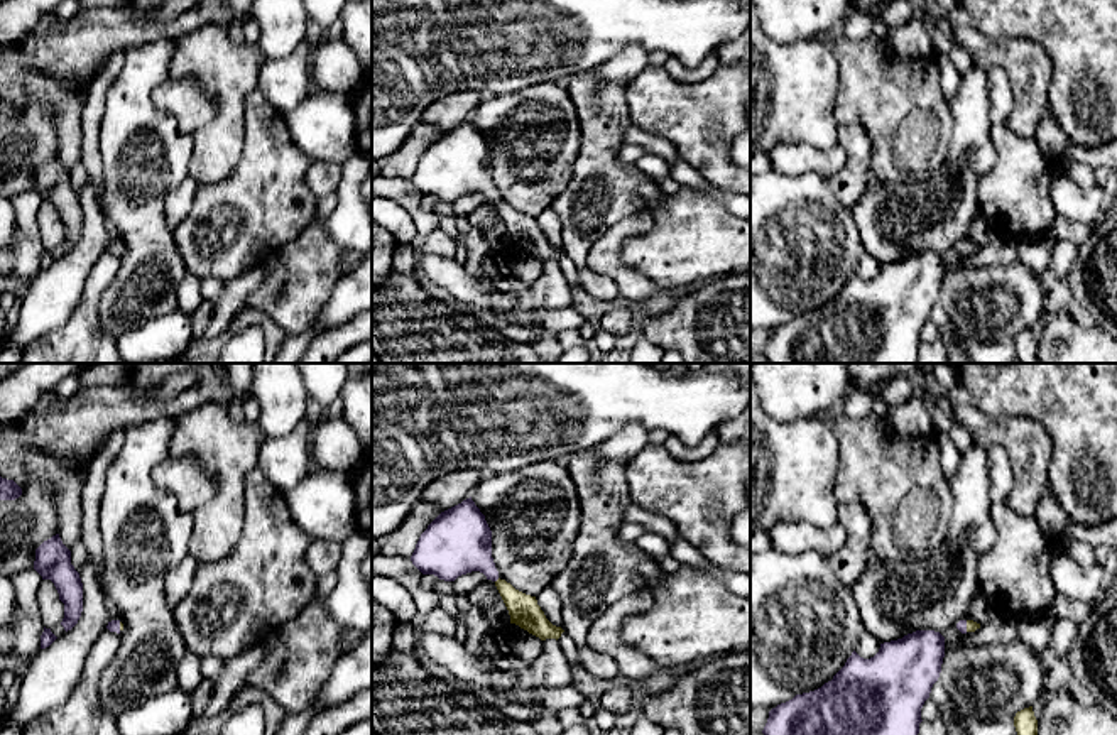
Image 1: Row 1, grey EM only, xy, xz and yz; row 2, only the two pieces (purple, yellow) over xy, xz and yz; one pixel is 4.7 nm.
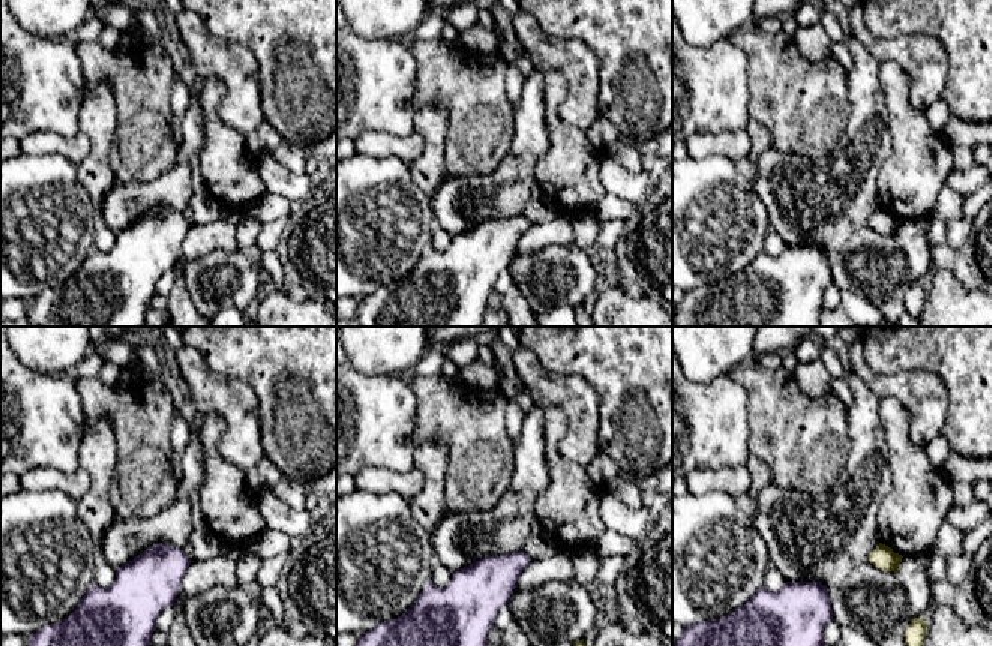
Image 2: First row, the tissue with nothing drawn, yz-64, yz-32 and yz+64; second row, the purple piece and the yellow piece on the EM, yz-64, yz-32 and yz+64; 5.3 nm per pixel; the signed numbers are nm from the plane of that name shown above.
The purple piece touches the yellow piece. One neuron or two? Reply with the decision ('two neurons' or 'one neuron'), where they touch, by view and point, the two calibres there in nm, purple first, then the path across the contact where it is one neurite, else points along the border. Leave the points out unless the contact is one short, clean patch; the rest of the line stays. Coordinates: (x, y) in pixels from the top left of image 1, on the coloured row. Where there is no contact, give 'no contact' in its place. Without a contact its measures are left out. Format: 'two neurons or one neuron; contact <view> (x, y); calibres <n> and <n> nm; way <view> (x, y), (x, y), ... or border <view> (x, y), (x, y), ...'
one neuron; contact yz (965, 626); calibres 50 and 50 nm; way yz (962, 626), (965, 626), (972, 626)

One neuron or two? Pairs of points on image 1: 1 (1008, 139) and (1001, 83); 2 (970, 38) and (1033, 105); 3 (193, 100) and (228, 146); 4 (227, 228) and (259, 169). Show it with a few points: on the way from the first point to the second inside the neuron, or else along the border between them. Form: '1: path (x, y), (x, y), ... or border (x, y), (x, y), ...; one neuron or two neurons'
1: path (999, 125), (999, 97); one neuron
2: path (991, 53), (1001, 54), (1031, 85); one neuron
3: border (196, 83), (213, 103), (215, 115), (191, 134); two neurons
4: path (242, 213), (259, 196), (259, 185); one neuron

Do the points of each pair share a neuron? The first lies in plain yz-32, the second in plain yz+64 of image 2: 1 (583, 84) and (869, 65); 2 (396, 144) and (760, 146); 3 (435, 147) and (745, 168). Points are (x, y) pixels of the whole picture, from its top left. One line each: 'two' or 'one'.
1: two
2: two
3: one

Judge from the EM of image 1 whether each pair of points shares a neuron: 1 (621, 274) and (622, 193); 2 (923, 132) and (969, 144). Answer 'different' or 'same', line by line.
1: different
2: different

